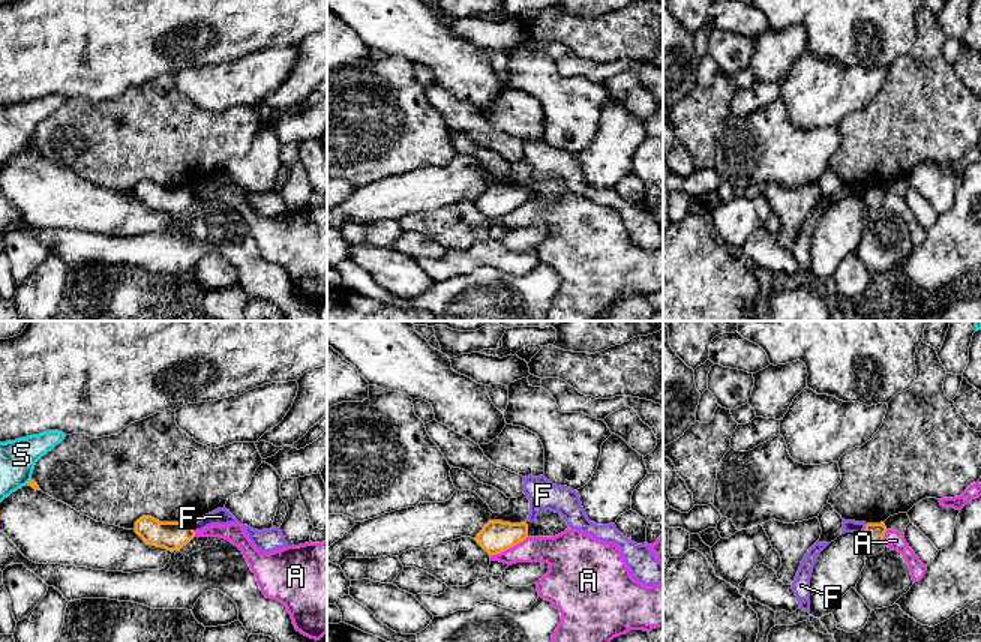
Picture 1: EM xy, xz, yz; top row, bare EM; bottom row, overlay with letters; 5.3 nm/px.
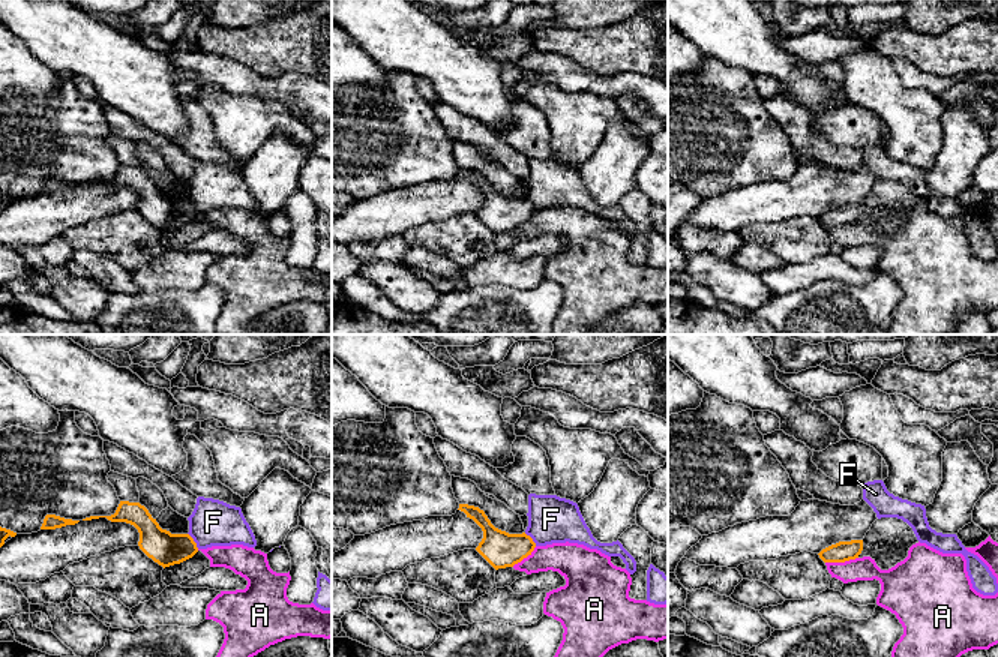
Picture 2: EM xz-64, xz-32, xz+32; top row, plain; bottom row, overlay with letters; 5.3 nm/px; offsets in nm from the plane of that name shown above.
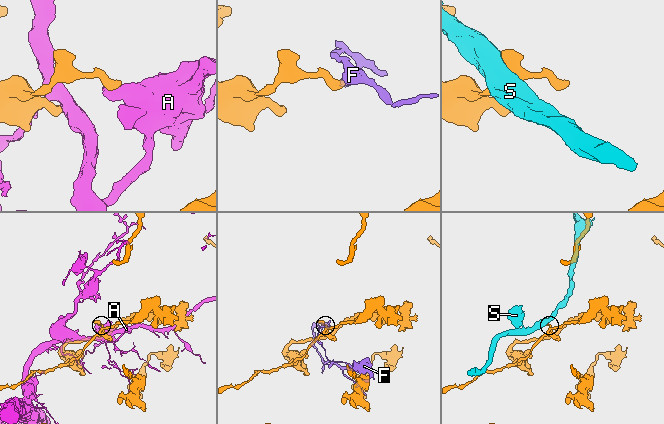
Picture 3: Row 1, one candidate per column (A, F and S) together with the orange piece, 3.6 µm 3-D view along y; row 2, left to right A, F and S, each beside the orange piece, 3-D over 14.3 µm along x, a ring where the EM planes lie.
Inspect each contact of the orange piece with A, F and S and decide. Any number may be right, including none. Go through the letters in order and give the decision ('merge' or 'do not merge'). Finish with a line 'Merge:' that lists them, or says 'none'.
A: do not merge
F: do not merge
S: do not merge
Merge: none

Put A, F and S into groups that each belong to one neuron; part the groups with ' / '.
A / F / S

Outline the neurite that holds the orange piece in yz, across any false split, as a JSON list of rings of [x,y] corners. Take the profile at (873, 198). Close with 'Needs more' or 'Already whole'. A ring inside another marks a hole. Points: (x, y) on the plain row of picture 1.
[[[884,186],[867,188],[862,201],[867,208],[882,208],[885,196],[886,196],[886,190]]]. Already whole

